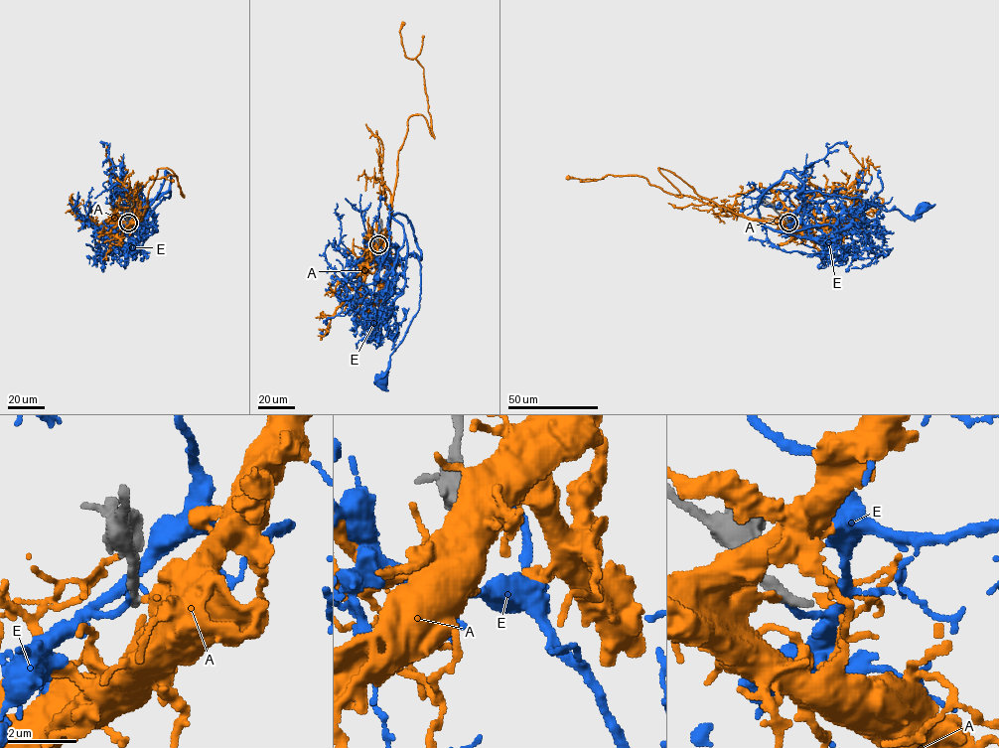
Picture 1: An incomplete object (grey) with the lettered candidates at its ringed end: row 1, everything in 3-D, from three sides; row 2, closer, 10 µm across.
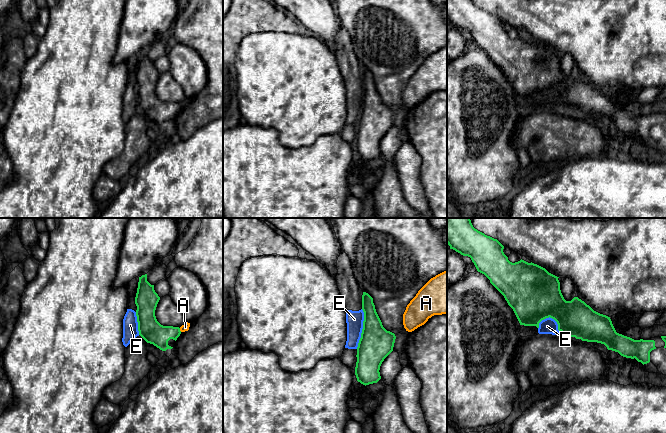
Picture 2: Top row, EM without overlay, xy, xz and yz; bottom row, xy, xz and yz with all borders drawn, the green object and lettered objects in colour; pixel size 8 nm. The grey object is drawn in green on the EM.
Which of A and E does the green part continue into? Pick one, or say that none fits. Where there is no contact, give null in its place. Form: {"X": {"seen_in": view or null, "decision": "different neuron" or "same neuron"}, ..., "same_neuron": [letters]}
{"A": {"seen_in": "xy", "decision": "different neuron"}, "E": {"seen_in": "xz", "decision": "different neuron"}, "same_neuron": []}

